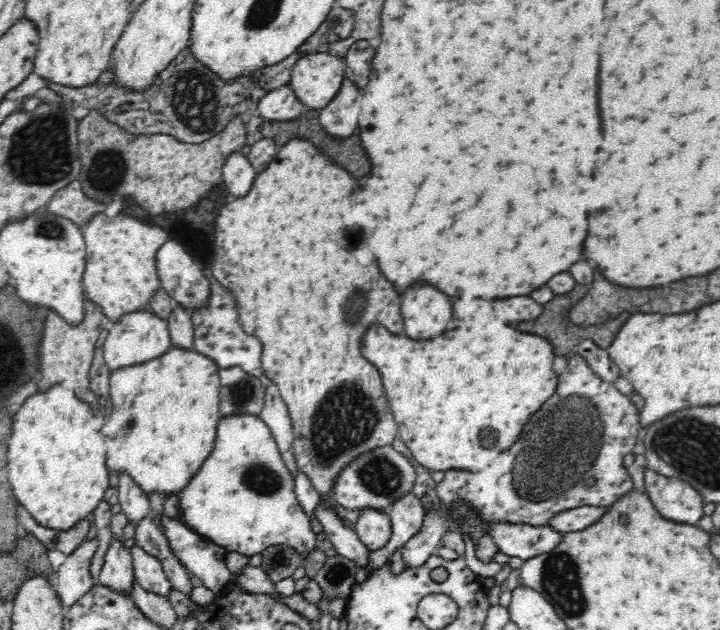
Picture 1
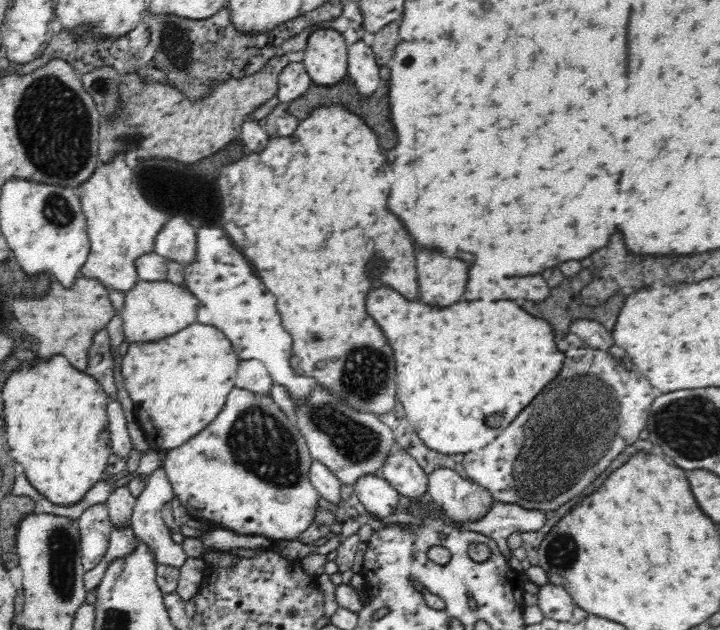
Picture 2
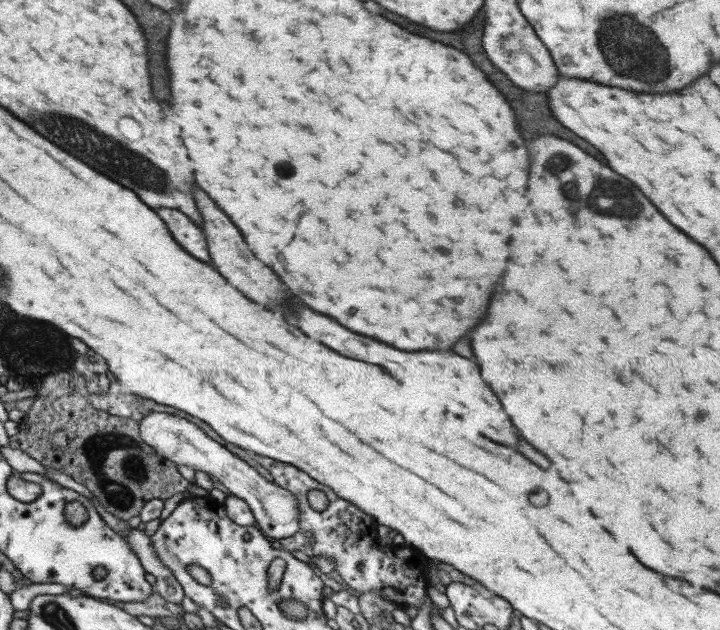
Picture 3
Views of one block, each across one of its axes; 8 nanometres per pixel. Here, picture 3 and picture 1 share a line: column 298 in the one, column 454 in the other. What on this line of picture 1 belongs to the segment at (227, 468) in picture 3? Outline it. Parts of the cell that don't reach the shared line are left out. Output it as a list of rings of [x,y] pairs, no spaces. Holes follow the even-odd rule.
[[[454,500],[450,506],[442,506],[442,504],[434,504],[424,516],[424,524],[420,528],[420,532],[416,536],[412,536],[406,544],[404,544],[404,552],[402,552],[402,560],[406,568],[418,568],[422,566],[432,554],[438,554],[438,544],[440,538],[444,536],[444,532],[452,530],[452,532],[460,532],[460,534],[468,534],[472,540],[474,538],[482,538],[482,536],[490,536],[492,542],[500,548],[500,552],[508,554],[508,556],[518,556],[522,560],[530,560],[536,556],[542,556],[550,550],[556,548],[556,544],[560,544],[564,532],[556,532],[552,526],[532,526],[532,524],[512,524],[512,522],[496,522],[496,524],[488,524],[482,520],[480,512],[468,504],[466,500]]]

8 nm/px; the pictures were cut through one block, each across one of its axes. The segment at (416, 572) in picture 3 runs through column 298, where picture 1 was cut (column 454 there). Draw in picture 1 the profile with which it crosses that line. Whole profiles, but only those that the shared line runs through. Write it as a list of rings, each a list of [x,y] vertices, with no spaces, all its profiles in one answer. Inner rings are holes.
[[[572,354],[568,358],[568,368],[558,376],[558,390],[548,400],[532,422],[528,422],[522,430],[520,440],[506,452],[502,452],[492,464],[480,472],[468,472],[460,468],[452,468],[444,474],[444,480],[436,486],[436,494],[442,506],[450,506],[454,500],[466,500],[472,504],[484,522],[512,522],[512,524],[532,524],[532,526],[548,526],[548,522],[566,510],[574,510],[578,506],[602,506],[610,508],[634,490],[632,478],[622,466],[622,458],[626,454],[634,454],[636,436],[642,428],[640,424],[642,412],[630,402],[630,396],[622,394],[614,382],[606,382],[582,360],[582,356]],[[594,478],[594,486],[586,488],[586,480]]]

